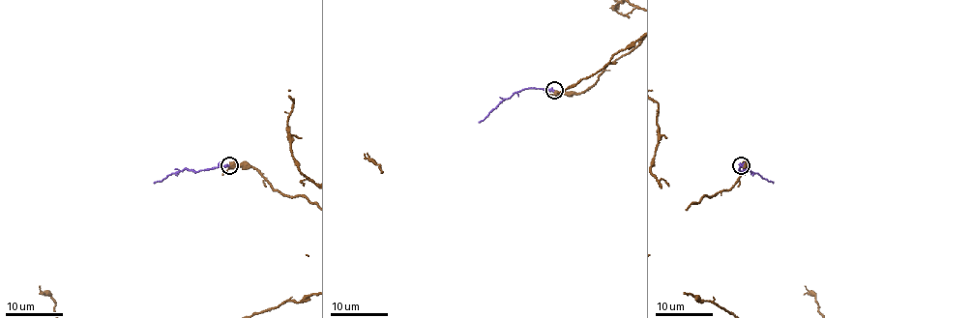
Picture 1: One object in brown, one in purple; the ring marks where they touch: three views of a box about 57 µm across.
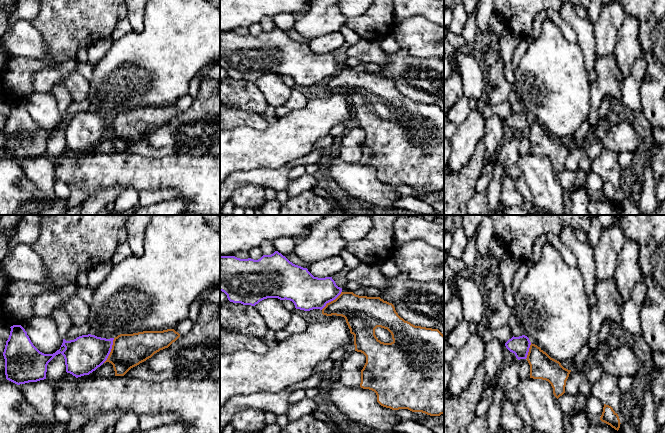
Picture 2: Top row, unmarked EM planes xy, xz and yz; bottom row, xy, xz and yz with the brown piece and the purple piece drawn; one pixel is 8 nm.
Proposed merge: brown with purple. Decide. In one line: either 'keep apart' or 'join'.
join

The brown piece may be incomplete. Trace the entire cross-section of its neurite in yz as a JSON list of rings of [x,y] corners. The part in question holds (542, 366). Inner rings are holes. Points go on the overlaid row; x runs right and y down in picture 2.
[[[525,335],[512,337],[505,343],[506,348],[515,354],[518,360],[526,359],[530,365],[530,378],[548,381],[553,394],[558,399],[565,393],[566,381],[571,370],[551,358],[540,347],[532,344]]]

